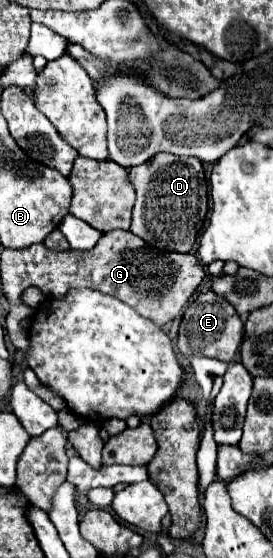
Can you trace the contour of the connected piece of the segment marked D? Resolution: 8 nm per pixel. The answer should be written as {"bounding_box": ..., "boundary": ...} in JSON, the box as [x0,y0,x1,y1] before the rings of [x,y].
{"bounding_box":[129,154,207,252],"boundary":[[[157,154],[145,164],[129,170],[129,180],[137,192],[133,206],[131,232],[149,246],[165,252],[189,252],[207,216],[207,180],[197,158],[179,158],[173,154]]]}

